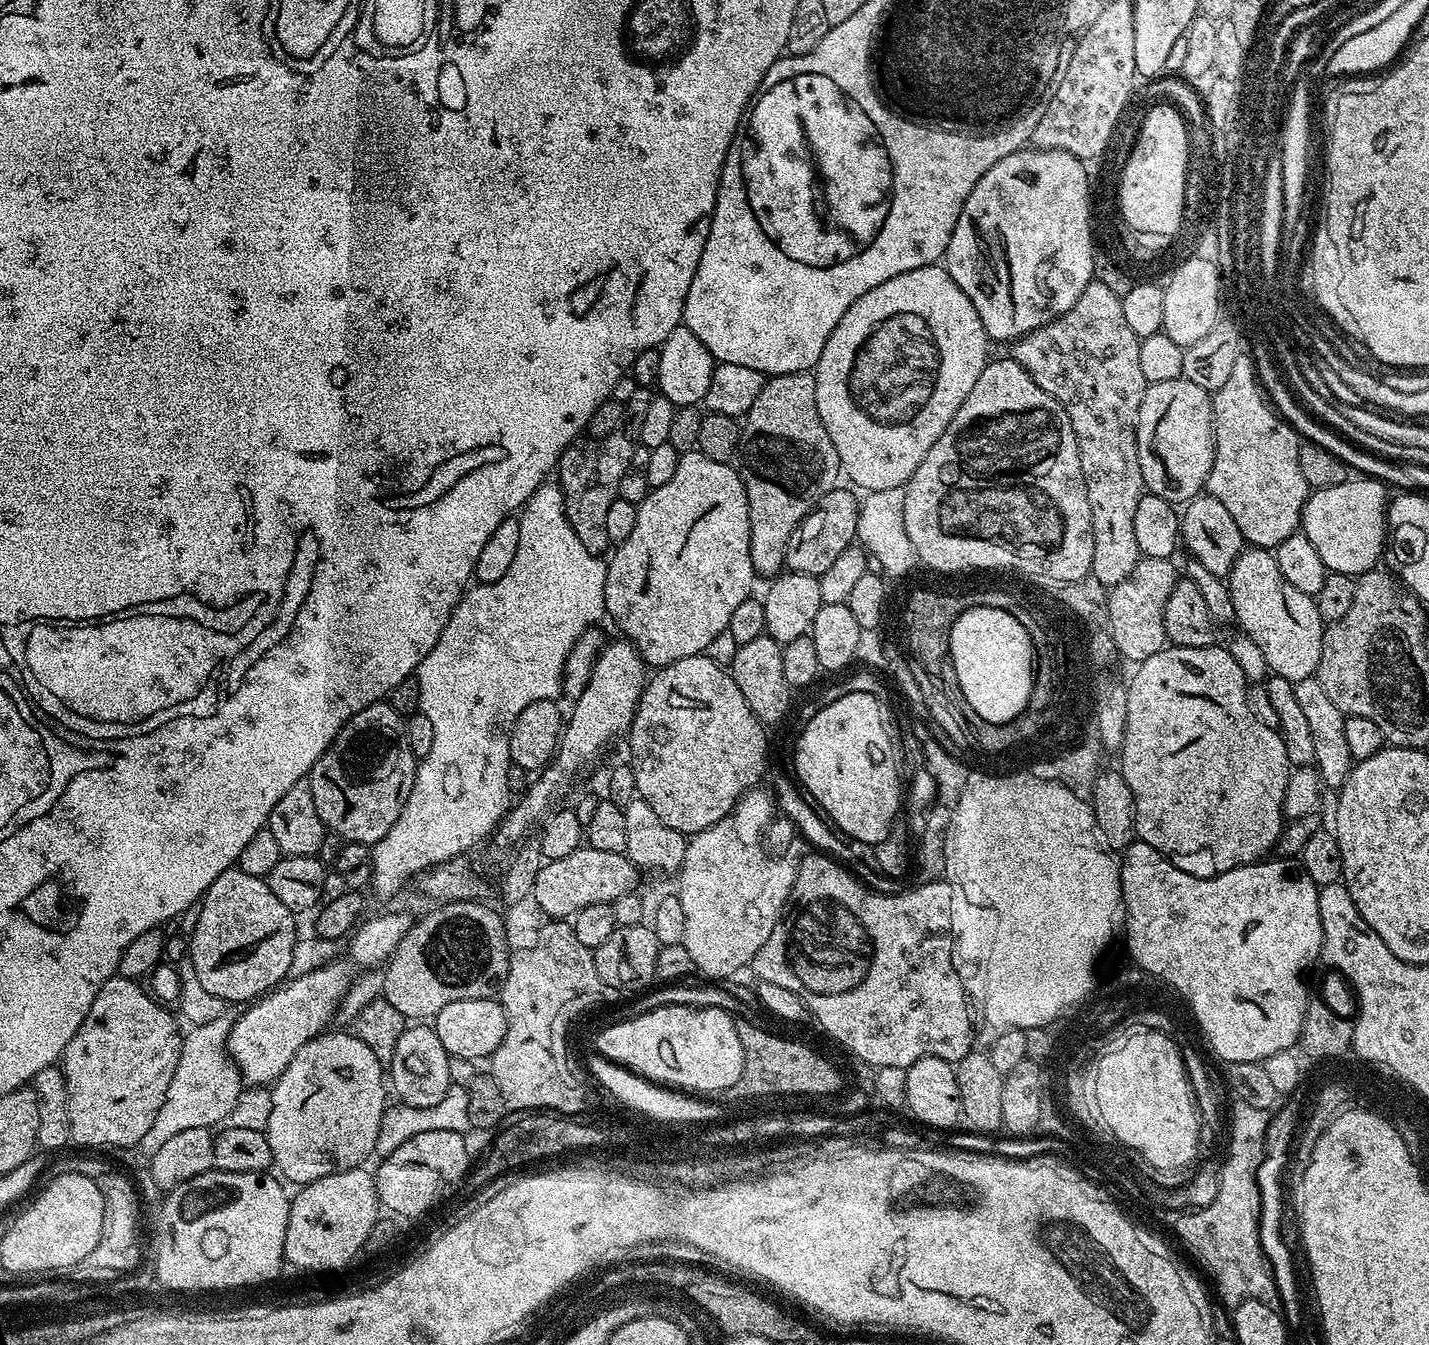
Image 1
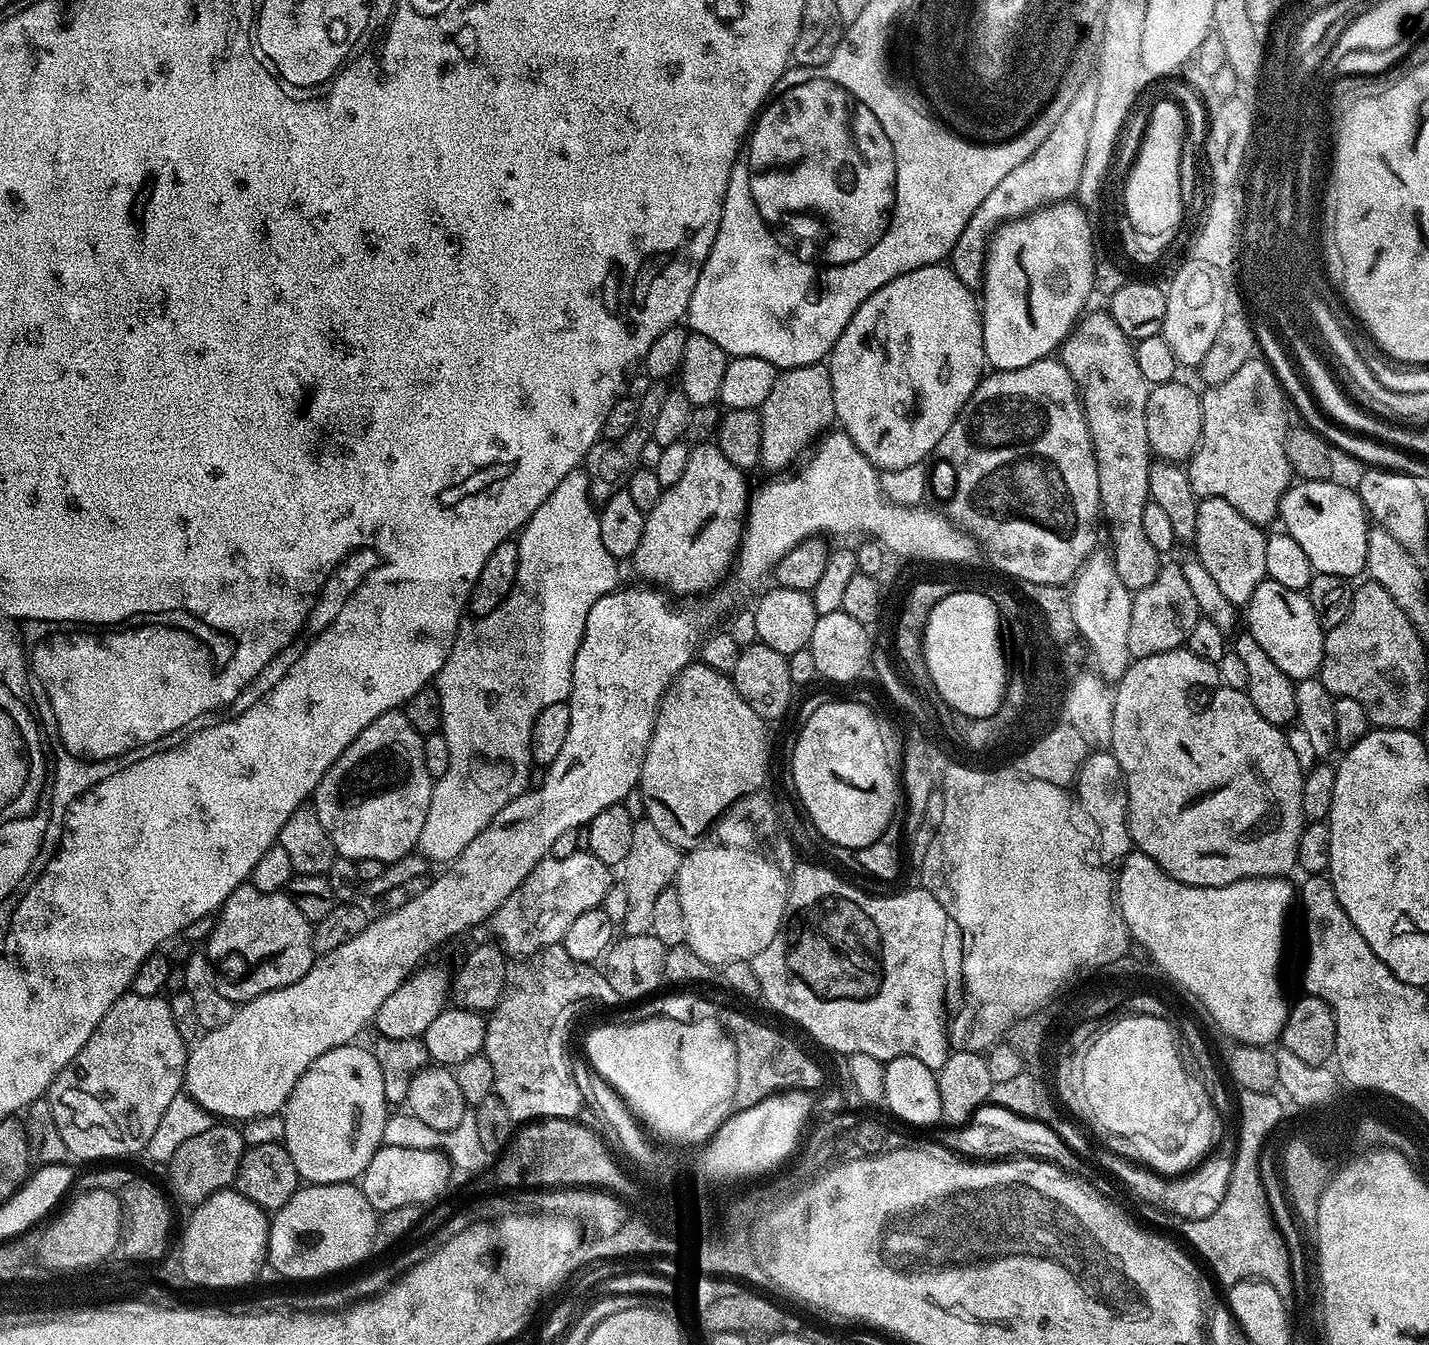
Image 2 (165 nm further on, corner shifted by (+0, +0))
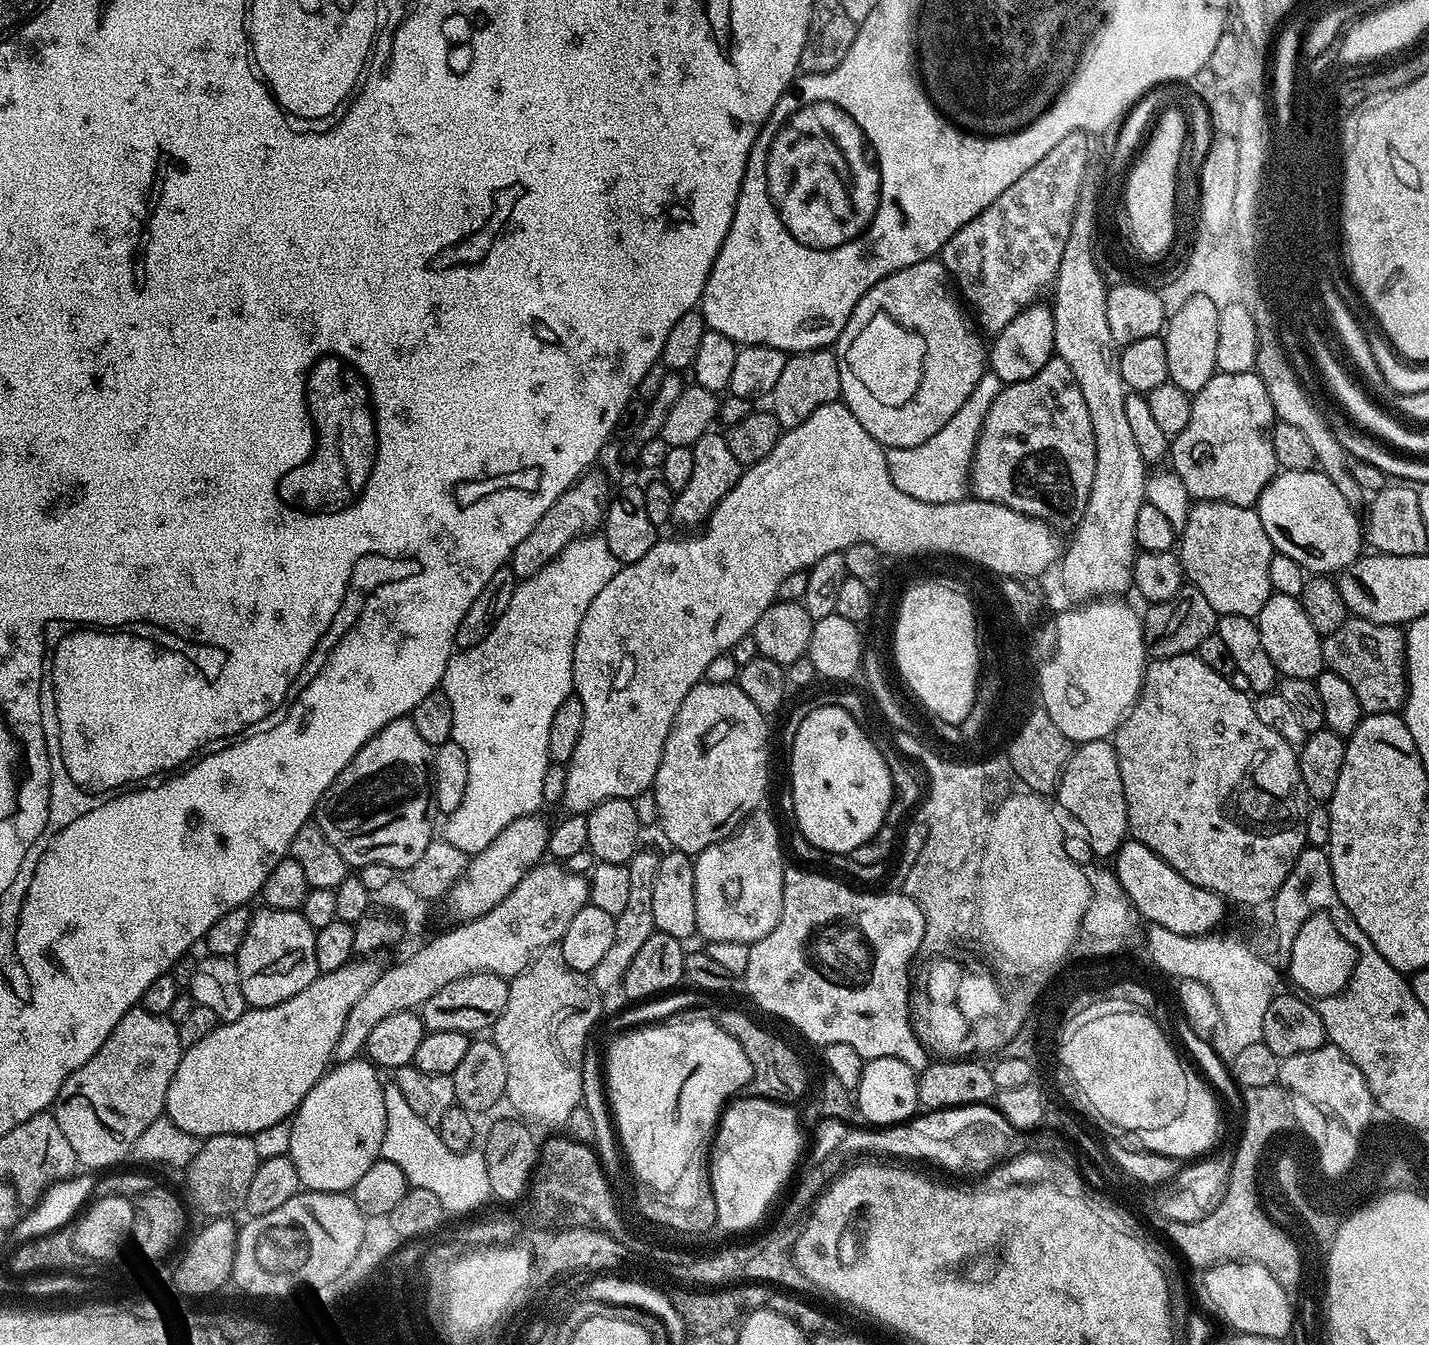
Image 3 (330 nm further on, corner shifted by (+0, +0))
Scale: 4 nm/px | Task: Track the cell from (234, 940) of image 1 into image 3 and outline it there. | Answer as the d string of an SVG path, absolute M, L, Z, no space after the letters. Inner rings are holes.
M267 906L251 913L249 928L240 949L234 955L244 1003L248 1008L269 1008L294 998L298 990L306 990L317 978L314 962L316 929L298 912L274 910Z

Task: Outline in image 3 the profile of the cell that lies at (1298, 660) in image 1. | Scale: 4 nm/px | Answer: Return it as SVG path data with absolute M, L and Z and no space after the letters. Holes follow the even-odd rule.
M1286 594L1269 596L1266 606L1262 606L1254 619L1258 634L1262 638L1262 646L1266 649L1266 654L1270 654L1270 662L1274 662L1281 677L1315 681L1316 677L1325 671L1322 638L1314 630L1310 618L1306 618L1306 610L1302 610L1297 597Z

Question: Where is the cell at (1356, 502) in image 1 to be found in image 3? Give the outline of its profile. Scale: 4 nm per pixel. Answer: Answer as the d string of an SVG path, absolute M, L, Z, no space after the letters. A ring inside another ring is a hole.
M1319 470L1281 471L1264 487L1254 507L1262 518L1262 526L1273 549L1279 555L1294 558L1294 562L1301 564L1309 573L1339 574L1362 555L1362 520L1356 517L1357 509L1346 498L1342 498L1342 490L1338 490L1338 486L1334 486L1334 482L1330 482L1330 478Z

